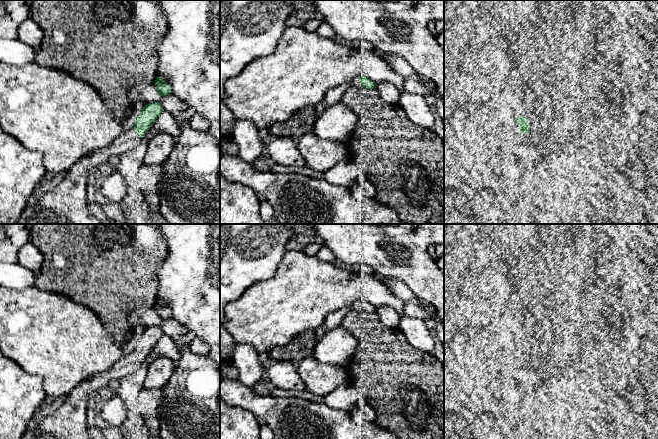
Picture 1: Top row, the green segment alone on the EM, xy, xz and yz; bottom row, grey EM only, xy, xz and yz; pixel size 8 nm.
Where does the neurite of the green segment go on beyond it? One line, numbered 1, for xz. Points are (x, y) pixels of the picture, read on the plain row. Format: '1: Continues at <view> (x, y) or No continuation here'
1: Continues at xz (355, 305)

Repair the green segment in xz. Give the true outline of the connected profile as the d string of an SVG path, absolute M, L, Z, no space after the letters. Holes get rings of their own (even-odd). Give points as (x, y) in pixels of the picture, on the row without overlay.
M360 300L351 303L351 309L355 311L362 310L366 313L375 313L377 308L366 300Z

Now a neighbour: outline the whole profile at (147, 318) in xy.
M133 307L129 313L128 321L133 327L141 326L143 328L160 327L164 335L171 339L180 338L189 333L189 330L173 318L159 320L154 307L144 309Z

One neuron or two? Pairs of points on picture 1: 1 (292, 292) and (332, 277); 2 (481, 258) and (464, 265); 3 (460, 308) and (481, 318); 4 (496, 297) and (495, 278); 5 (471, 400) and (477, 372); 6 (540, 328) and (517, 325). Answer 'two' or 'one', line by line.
1: one
2: one
3: one
4: one
5: one
6: two

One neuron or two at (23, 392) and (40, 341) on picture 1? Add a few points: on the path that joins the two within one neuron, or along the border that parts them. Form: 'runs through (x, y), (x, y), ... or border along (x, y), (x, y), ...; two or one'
border along (11, 359), (29, 373), (38, 374), (45, 391); two

